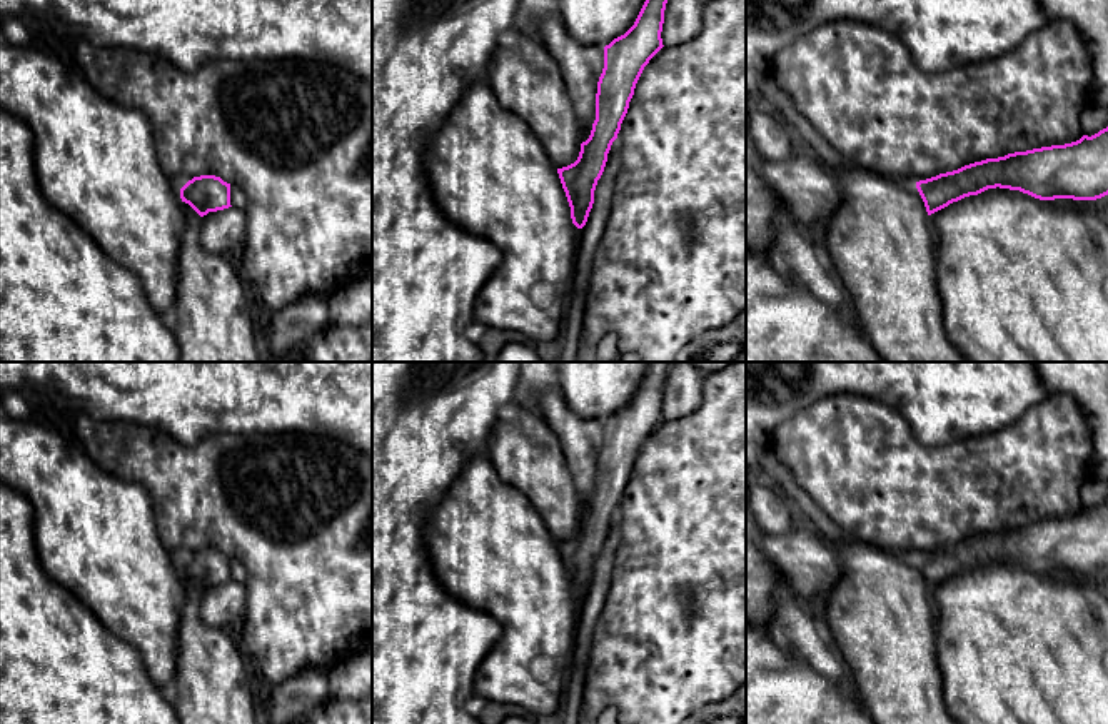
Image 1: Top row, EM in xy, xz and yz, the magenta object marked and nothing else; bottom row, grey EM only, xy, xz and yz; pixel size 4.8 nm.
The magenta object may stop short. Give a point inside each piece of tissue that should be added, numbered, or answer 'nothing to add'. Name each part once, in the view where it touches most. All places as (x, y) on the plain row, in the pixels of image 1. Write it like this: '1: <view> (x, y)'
nothing to add

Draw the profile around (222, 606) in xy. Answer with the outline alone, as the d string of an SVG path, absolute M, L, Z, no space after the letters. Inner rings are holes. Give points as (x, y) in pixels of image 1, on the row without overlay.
M229 581L202 591L200 617L215 629L235 631L247 604L247 589L242 582Z

